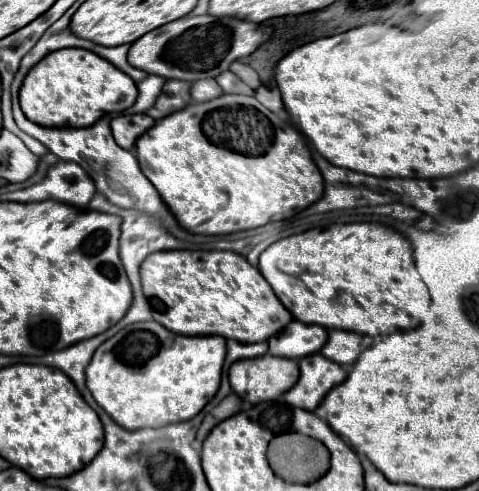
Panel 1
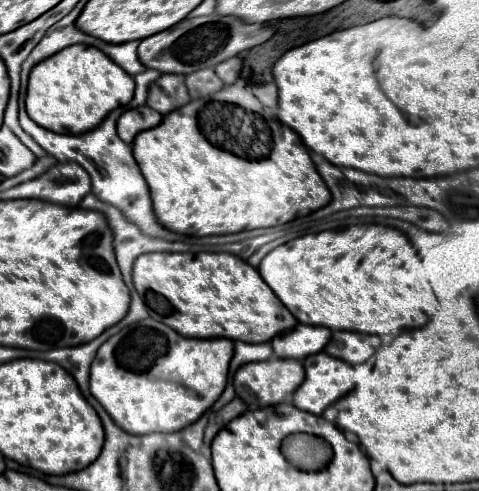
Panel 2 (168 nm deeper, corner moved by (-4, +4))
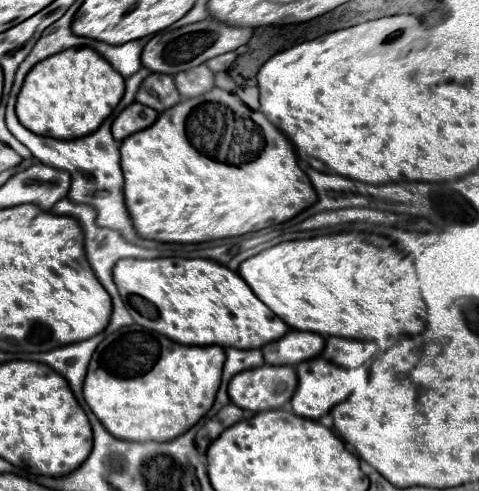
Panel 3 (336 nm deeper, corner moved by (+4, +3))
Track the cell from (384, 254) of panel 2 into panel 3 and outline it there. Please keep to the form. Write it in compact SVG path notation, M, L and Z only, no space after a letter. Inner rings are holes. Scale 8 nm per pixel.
M342 231L312 239L284 241L246 259L238 273L262 303L266 303L280 319L284 319L286 325L298 331L380 341L398 339L402 333L404 337L416 335L424 331L426 325L426 305L418 291L412 257L400 253L388 237L376 233Z

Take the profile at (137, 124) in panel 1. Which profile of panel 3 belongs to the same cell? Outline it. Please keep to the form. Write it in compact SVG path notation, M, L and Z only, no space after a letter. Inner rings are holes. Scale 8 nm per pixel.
M132 103L130 107L126 107L112 123L112 135L116 141L126 139L128 135L146 129L148 125L152 125L156 121L158 113L146 105L140 103Z

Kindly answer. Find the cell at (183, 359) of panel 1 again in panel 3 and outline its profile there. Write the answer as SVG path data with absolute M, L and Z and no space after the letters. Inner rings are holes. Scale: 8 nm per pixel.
M168 345L156 365L140 377L116 377L94 357L84 379L84 399L100 423L118 439L170 441L200 421L214 403L220 387L224 349L220 345Z

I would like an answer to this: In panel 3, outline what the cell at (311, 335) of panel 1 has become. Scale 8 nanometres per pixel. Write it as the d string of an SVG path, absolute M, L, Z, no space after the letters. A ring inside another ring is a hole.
M290 329L284 337L262 347L264 361L272 365L298 365L300 361L308 361L308 357L320 355L324 341L318 333Z

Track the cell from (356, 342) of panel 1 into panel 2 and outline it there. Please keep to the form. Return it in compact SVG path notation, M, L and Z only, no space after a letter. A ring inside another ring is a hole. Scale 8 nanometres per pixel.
M332 332L332 340L328 342L324 352L348 364L362 364L376 352L378 346L380 346L378 336L360 332Z

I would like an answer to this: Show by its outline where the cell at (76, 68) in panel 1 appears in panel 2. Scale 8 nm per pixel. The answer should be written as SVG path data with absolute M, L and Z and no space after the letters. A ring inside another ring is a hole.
M74 44L32 68L26 94L26 112L42 128L58 134L82 134L96 128L114 108L128 106L134 96L134 78L94 46Z

